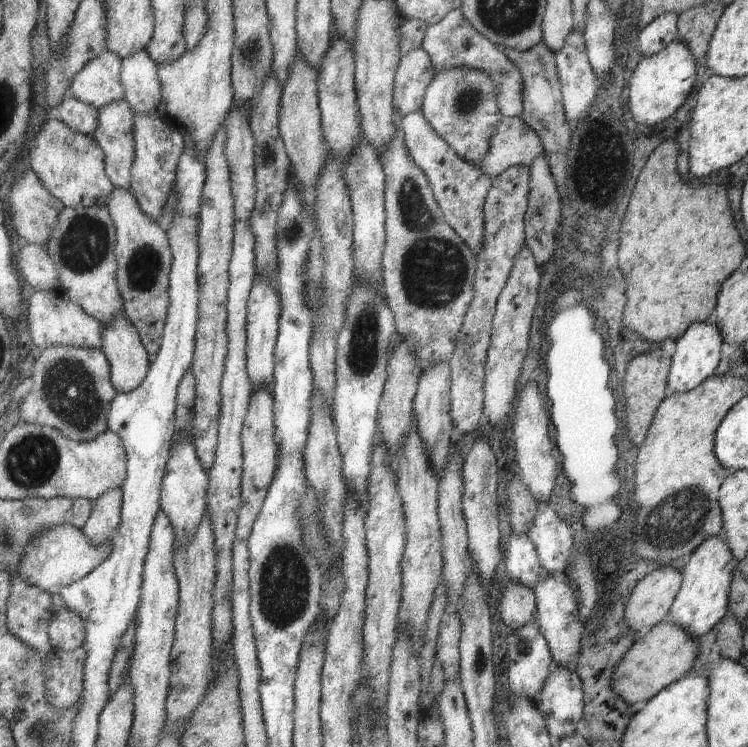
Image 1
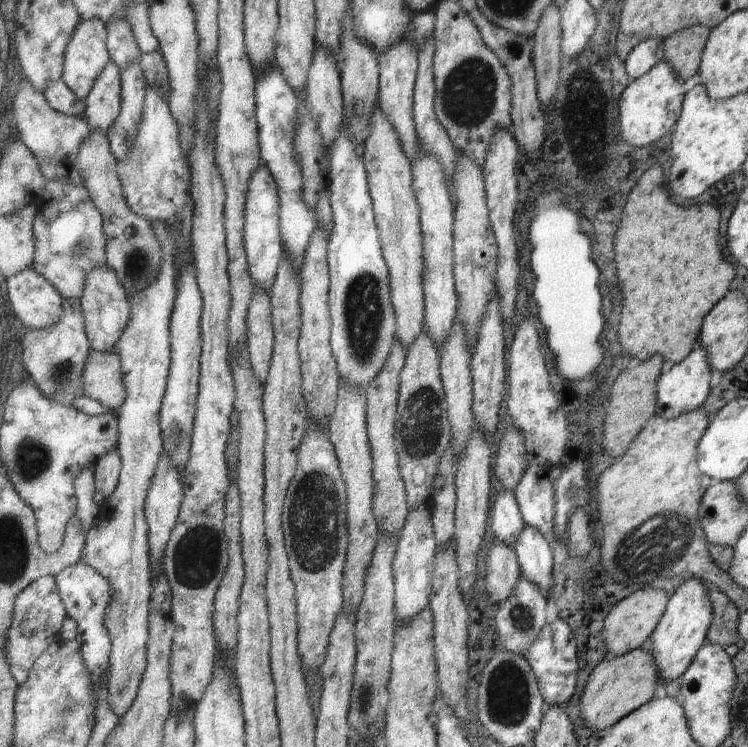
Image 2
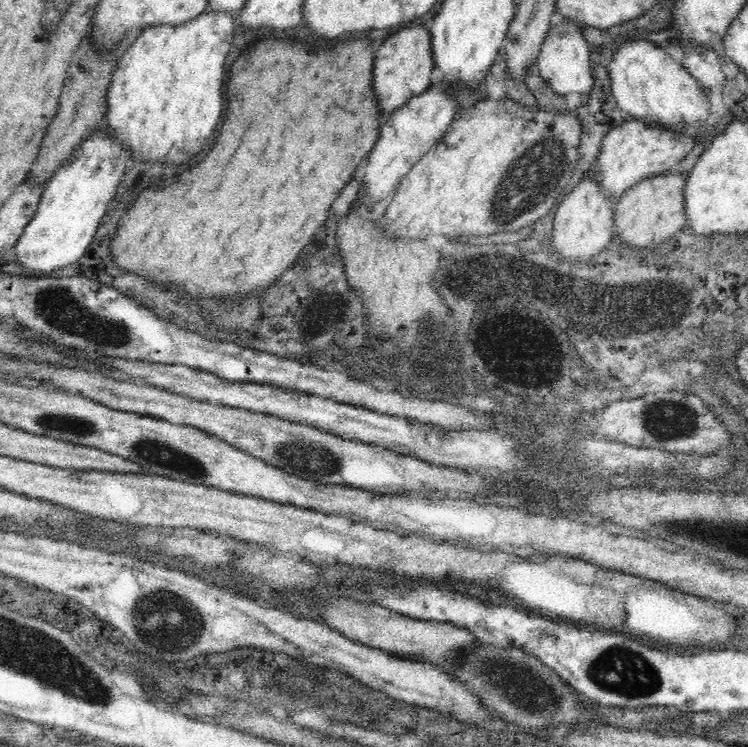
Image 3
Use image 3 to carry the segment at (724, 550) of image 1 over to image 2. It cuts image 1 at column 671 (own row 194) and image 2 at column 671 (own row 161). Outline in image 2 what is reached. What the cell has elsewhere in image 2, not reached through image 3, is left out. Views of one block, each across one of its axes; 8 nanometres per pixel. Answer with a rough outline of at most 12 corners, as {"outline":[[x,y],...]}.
{"outline":[[691,577],[668,598],[646,643],[660,683],[685,673],[711,608]]}

